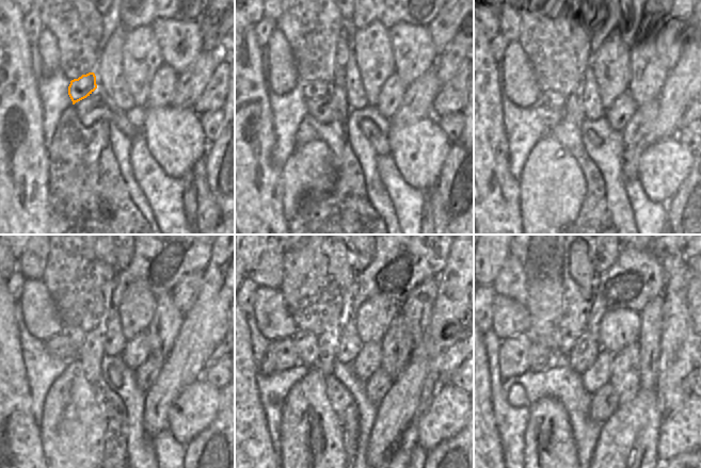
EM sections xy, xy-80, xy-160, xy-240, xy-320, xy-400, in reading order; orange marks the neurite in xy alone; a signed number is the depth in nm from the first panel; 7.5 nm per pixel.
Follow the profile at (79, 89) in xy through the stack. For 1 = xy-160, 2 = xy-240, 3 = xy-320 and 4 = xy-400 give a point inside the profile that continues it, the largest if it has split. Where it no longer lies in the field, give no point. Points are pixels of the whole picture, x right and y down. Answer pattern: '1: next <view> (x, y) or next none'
1: next xy-160 (553, 99)
2: next xy-240 (75, 336)
3: next xy-320 (305, 342)
4: next xy-400 (540, 357)

